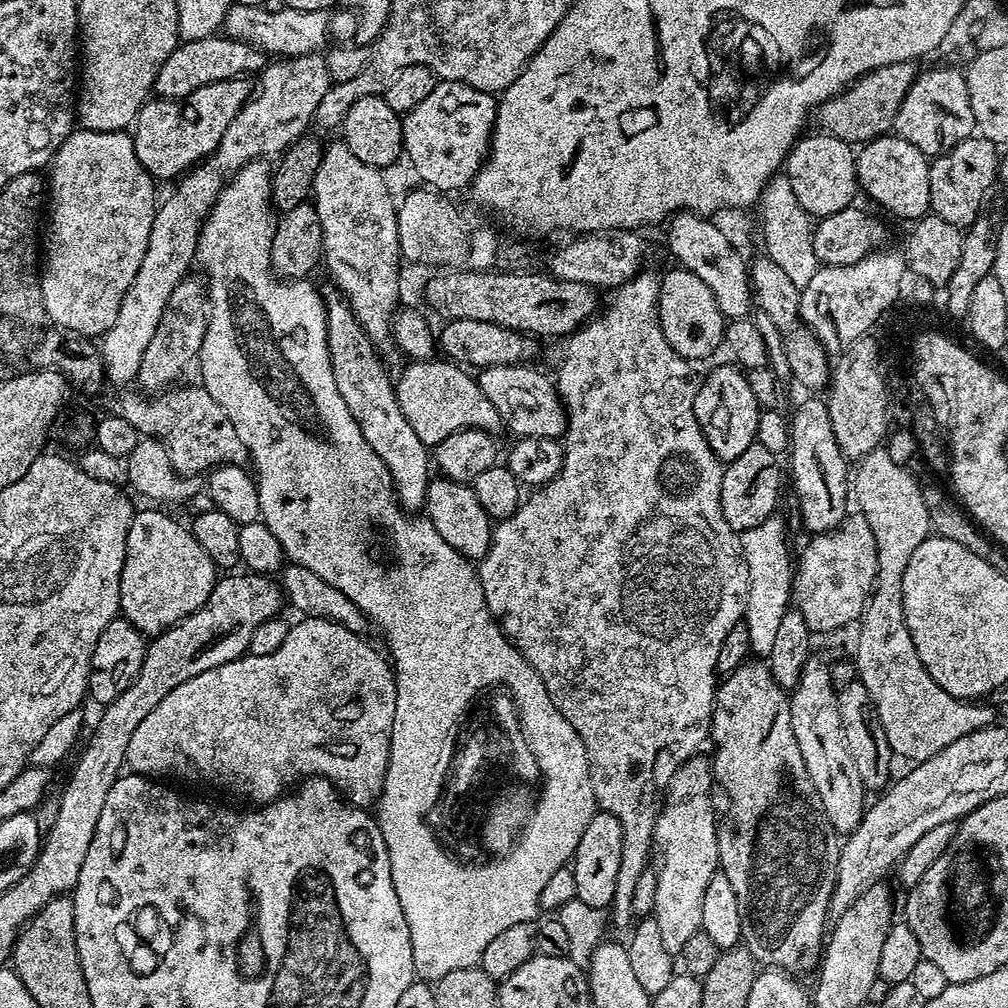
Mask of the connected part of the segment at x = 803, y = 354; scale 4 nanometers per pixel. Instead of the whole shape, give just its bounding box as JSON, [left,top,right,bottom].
[750,254,830,389]

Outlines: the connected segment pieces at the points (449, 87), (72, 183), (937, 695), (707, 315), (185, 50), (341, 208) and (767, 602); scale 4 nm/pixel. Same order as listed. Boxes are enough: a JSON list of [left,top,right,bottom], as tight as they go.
[[403,80,497,194],[40,128,158,338],[854,446,993,762],[658,267,726,362],[154,34,265,100],[311,142,402,346],[740,514,794,658]]

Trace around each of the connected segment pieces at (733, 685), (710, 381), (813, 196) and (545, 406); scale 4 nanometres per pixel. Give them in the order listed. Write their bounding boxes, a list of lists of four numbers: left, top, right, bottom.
[[710,662,840,970],[694,363,762,462],[786,134,858,218],[479,366,568,438]]

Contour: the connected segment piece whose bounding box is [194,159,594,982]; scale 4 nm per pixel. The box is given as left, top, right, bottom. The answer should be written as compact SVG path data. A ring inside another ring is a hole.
M263 159L252 160L246 166L242 166L225 183L216 200L216 205L208 211L208 217L204 219L204 225L200 228L200 237L196 246L195 263L200 264L202 271L208 275L206 279L207 314L208 328L205 330L205 340L202 342L198 355L200 364L200 376L202 387L208 391L210 398L226 410L230 422L234 422L234 430L238 430L238 438L246 446L250 457L251 467L254 469L254 479L258 490L258 502L260 503L260 519L278 538L285 557L291 563L306 566L306 570L314 570L318 578L330 582L346 598L350 598L358 606L358 610L368 617L373 625L384 628L384 640L388 643L387 655L396 674L396 705L394 706L394 726L392 727L392 741L390 742L390 754L388 755L388 769L382 786L382 794L378 801L380 816L378 823L382 830L382 838L386 842L386 850L390 854L390 870L394 882L394 894L398 894L398 902L402 902L402 914L406 914L406 926L410 928L410 946L414 954L414 966L416 976L424 982L435 982L442 978L442 974L450 974L450 970L462 970L463 968L475 968L482 958L482 950L490 946L497 934L502 934L509 926L527 924L537 919L536 912L541 911L540 895L550 882L551 876L559 868L565 867L571 861L572 855L576 852L578 838L590 826L590 818L594 811L594 797L592 794L592 779L588 769L588 755L582 738L578 738L578 730L562 718L558 706L546 694L542 678L530 666L530 662L520 652L515 643L512 644L500 633L497 617L493 616L488 609L488 603L482 590L479 571L474 567L473 561L461 554L438 530L434 530L431 520L420 514L409 514L401 508L399 500L396 499L396 490L392 486L390 470L374 450L370 450L370 442L362 438L362 430L358 430L358 422L354 422L354 414L350 414L350 406L342 402L342 394L338 394L338 386L334 383L334 370L330 366L330 350L326 342L326 300L320 292L311 284L311 279L281 279L272 270L270 260L271 239L274 238L277 223L277 213L272 203L272 177L270 168L267 168ZM524 704L524 732L528 732L528 740L532 740L532 748L536 748L536 756L540 756L540 764L544 764L544 772L548 772L548 788L544 788L544 800L540 800L540 812L536 812L536 820L532 820L532 828L528 828L528 836L524 836L524 844L508 856L508 860L500 860L500 864L492 864L492 868L476 868L476 872L464 872L464 868L456 868L436 844L432 844L432 836L424 832L424 824L420 824L420 812L432 804L432 796L436 796L436 788L440 788L440 776L444 776L444 764L448 764L448 780L444 780L444 792L464 792L460 788L460 760L464 760L464 752L468 752L468 744L480 744L480 760L488 760L488 756L496 756L496 752L504 752L504 760L512 760L512 756L520 756L520 752L528 752L528 748L520 748L520 744L512 744L512 740L520 740L520 716L512 716L516 708ZM488 712L504 712L504 748L496 744L496 740L488 740L488 732L484 732L484 716ZM452 732L456 732L456 752L452 752Z

